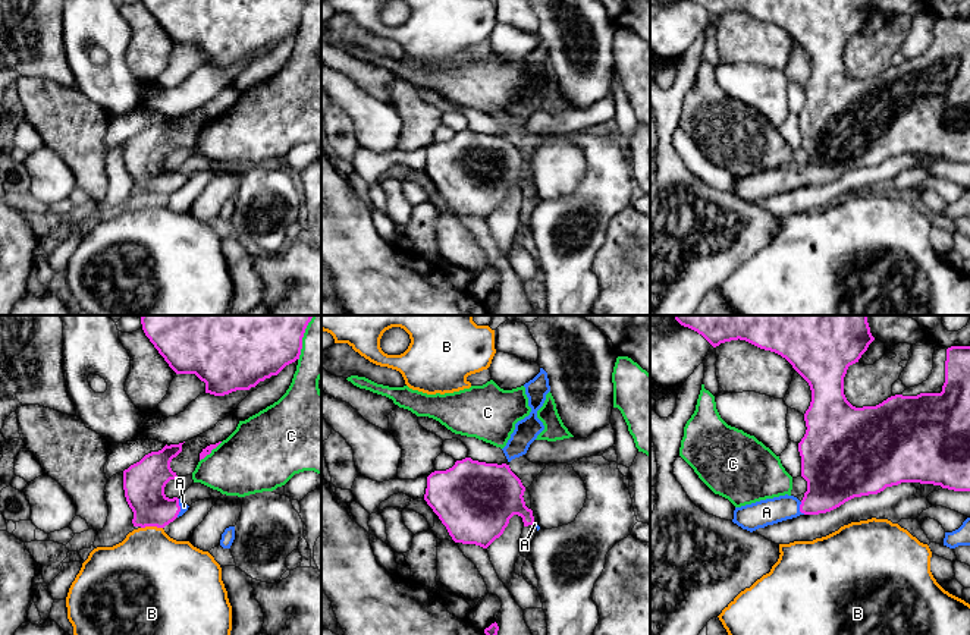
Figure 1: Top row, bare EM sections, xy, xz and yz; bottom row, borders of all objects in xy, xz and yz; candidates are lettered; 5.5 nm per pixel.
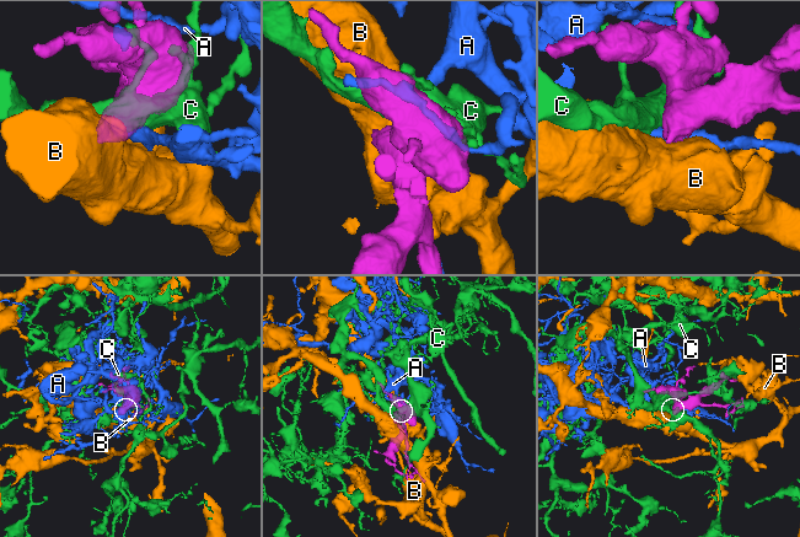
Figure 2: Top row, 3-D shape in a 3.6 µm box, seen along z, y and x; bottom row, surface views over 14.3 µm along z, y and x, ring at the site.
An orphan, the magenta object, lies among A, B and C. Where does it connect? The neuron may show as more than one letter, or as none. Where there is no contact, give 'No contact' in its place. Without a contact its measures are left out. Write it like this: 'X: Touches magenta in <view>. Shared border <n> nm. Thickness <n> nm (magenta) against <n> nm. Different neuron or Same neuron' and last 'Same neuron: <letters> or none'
A: Touches magenta in yz. Shared border 80 nm. Thickness 300 nm (magenta) against 140 nm. Same neuron
B: Touches magenta in xy. Shared border 120 nm. Thickness 220 nm (magenta) against 440 nm. Different neuron
C: Touches magenta in xy. Shared border 170 nm. Thickness 50 nm (magenta) against 380 nm. Different neuron
Same neuron: A

